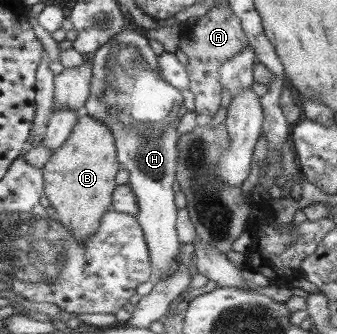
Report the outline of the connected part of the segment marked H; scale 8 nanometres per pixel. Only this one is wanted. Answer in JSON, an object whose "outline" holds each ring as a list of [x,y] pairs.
{"outline":[[[125,26],[103,46],[87,57],[91,64],[89,96],[82,113],[106,126],[114,136],[117,162],[128,173],[127,185],[137,202],[137,216],[145,234],[149,258],[154,270],[151,282],[164,278],[163,272],[171,266],[180,244],[175,234],[175,204],[173,178],[177,160],[176,132],[179,120],[185,115],[181,93],[166,80],[159,78],[157,55],[147,46],[145,35]]]}

